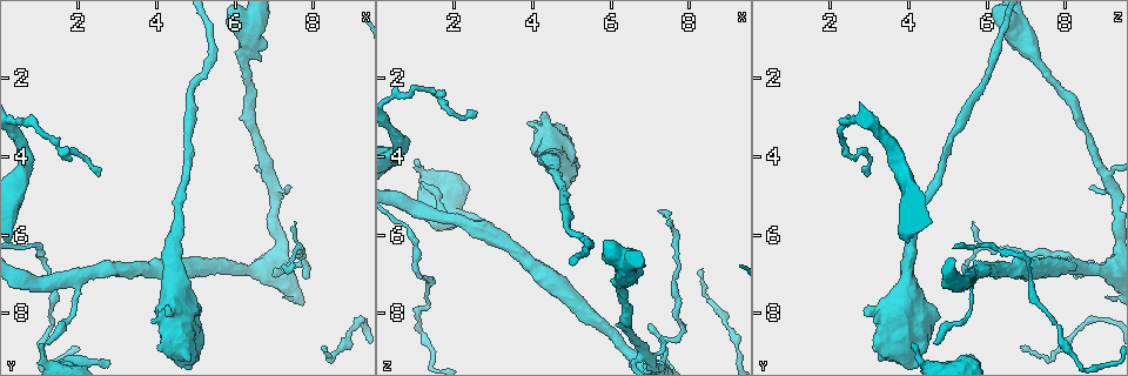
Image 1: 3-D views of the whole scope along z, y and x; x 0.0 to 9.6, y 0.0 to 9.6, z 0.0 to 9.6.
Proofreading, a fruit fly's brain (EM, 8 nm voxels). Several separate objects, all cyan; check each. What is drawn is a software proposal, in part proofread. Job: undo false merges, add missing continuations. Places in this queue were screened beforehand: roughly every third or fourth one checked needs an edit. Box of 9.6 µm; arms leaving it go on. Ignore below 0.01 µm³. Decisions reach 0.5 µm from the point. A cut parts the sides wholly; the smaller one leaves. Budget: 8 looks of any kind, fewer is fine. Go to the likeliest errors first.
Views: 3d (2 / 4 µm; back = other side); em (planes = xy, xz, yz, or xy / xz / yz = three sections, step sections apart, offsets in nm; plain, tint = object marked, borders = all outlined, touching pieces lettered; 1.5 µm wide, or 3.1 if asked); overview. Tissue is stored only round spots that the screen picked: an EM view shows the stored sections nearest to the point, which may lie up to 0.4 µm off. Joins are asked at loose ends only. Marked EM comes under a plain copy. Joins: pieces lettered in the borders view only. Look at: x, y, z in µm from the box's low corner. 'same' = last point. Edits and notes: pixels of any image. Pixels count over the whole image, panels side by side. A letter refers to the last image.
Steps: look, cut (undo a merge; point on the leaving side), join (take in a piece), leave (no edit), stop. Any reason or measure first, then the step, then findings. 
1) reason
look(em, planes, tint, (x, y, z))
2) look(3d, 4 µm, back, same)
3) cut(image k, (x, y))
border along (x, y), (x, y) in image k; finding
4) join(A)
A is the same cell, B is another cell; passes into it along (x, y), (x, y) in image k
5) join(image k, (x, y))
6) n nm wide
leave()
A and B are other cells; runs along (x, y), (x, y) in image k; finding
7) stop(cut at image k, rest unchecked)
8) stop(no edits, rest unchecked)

free end
look(em, yz, step 8, tint, (1.05, 8.85, 4.10))

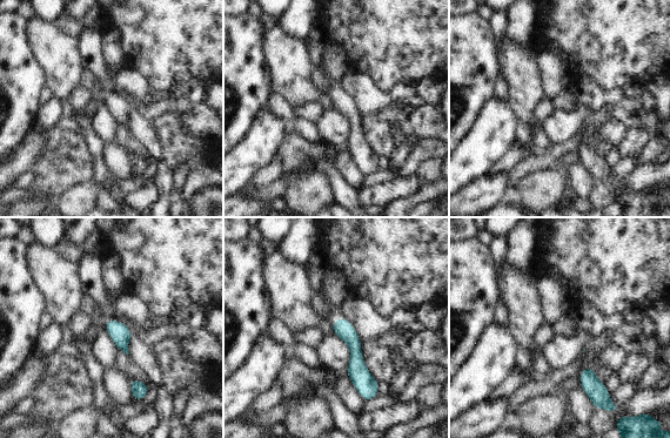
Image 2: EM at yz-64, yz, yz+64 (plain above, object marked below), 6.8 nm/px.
cut it another way
look(em, planes, borders, same)

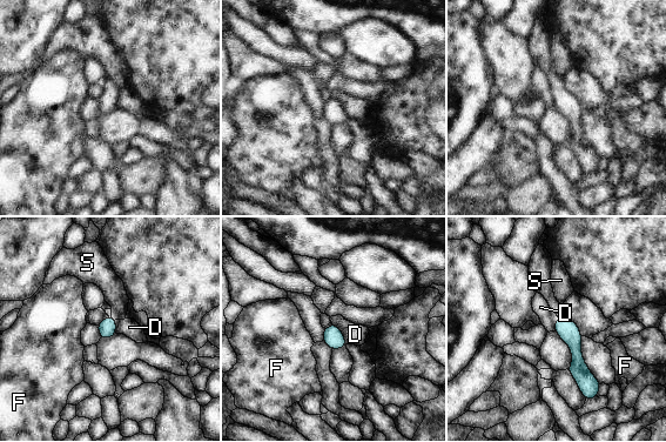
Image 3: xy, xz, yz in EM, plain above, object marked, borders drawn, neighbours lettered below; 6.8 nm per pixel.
D touches over 180 nm
leave()
D, F and S are other cells; border along (332, 323), (340, 328), (348, 343) in image 3; none of them fits

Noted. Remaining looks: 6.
look(em, xz, step 4, tint, (7.25, 6.75, 5.40))

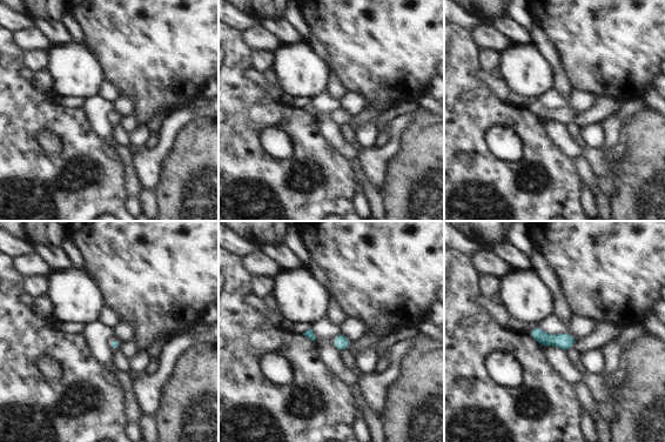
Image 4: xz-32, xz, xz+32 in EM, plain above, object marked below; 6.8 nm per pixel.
see the neighbours
look(em, xz, step 4, borders, same)

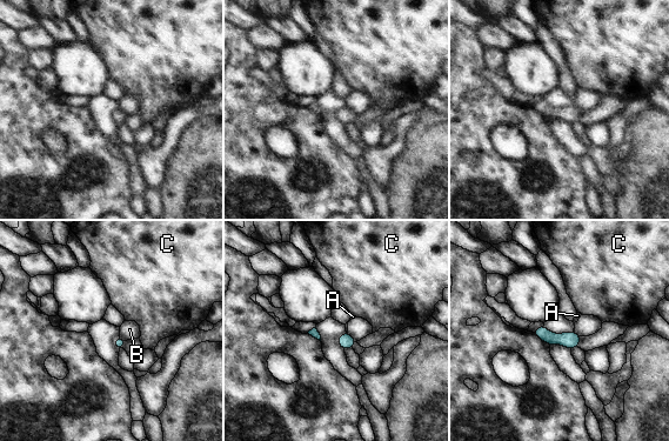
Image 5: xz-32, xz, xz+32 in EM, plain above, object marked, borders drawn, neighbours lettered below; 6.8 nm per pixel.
B touches over 90 nm
leave()
A, B and C are other cells; border along (348, 332), (358, 340) in image 5; none of them fits

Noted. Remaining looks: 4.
thick end
look(3d, 4 µm, back, (5.10, 8.35, 4.60))

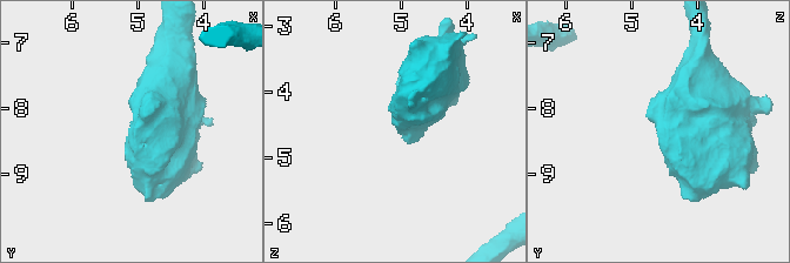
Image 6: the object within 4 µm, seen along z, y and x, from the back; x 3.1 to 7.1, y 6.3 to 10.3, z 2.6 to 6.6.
look(em, planes, tint, (5.10, 8.45, 4.60))

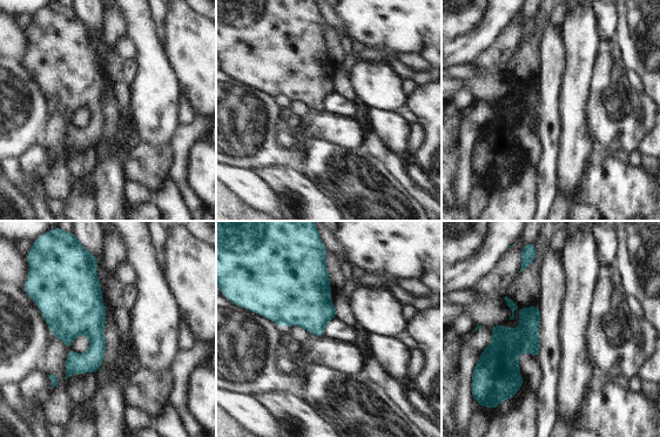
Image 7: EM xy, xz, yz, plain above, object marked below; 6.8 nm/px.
look(em, planes, borders, same)

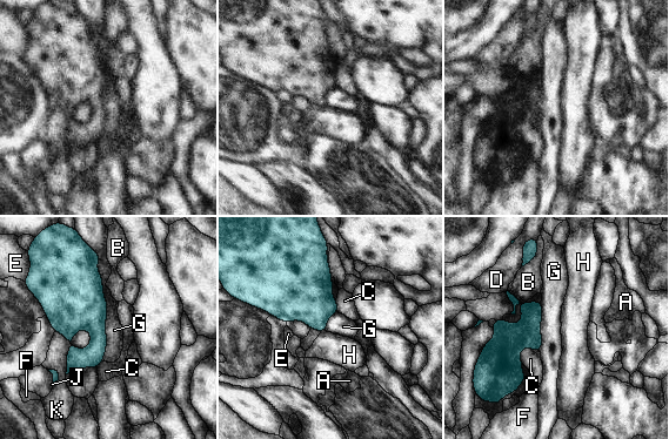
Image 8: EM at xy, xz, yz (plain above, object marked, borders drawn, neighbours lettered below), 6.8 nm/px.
leave()
A, B, C, D, E, F, G, H, J and K are other cells; runs along (539, 304), (513, 343), (515, 385) in image 8; none of them fits

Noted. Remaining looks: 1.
stop(no edits, rest unchecked)

